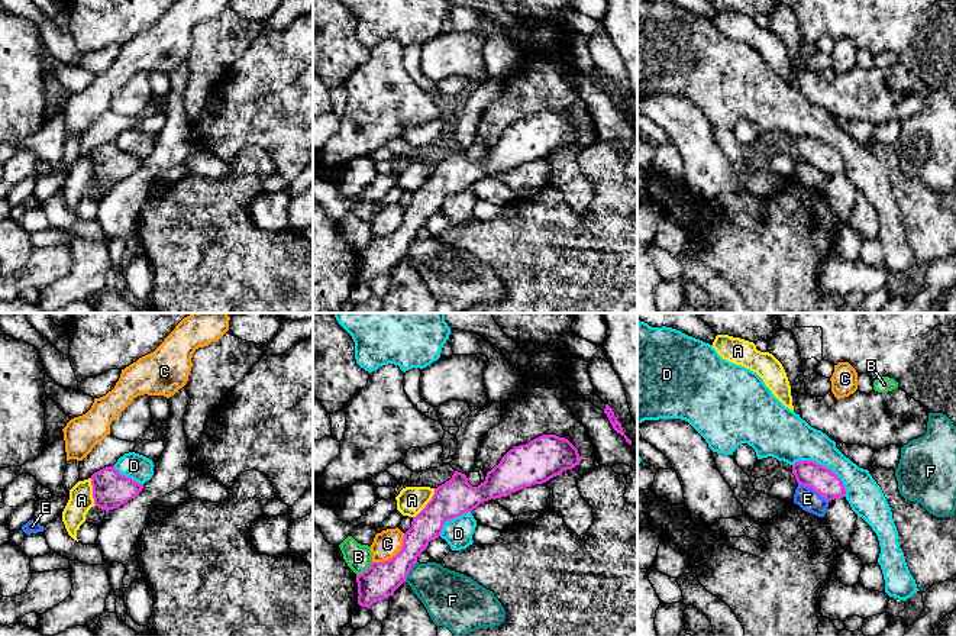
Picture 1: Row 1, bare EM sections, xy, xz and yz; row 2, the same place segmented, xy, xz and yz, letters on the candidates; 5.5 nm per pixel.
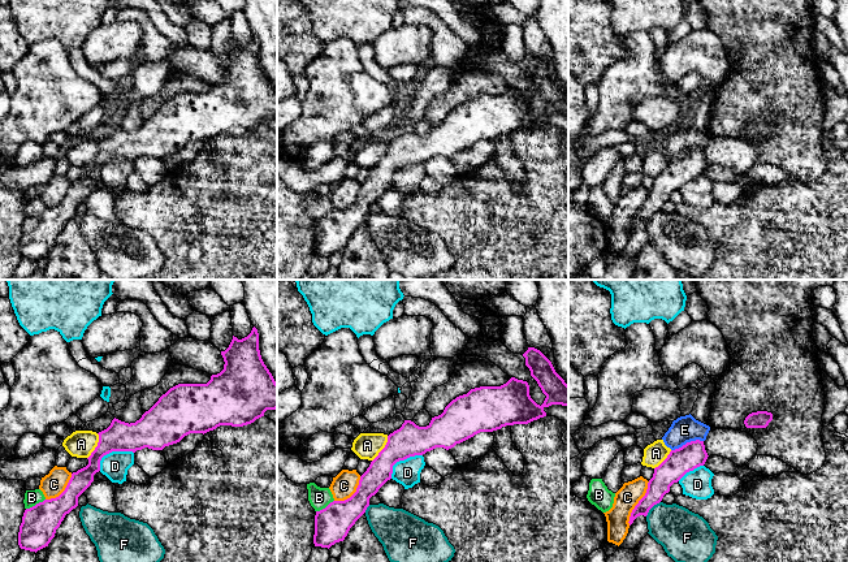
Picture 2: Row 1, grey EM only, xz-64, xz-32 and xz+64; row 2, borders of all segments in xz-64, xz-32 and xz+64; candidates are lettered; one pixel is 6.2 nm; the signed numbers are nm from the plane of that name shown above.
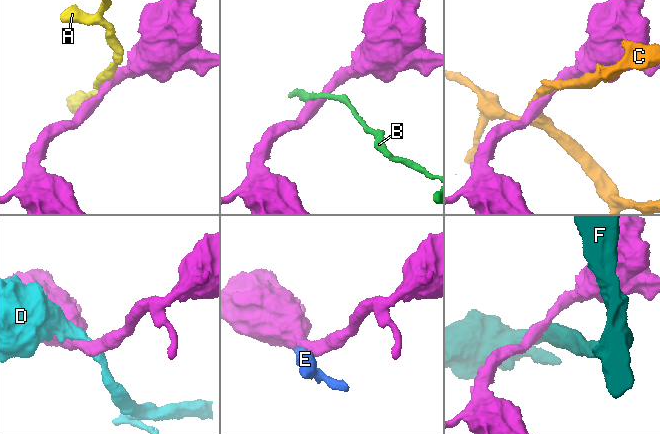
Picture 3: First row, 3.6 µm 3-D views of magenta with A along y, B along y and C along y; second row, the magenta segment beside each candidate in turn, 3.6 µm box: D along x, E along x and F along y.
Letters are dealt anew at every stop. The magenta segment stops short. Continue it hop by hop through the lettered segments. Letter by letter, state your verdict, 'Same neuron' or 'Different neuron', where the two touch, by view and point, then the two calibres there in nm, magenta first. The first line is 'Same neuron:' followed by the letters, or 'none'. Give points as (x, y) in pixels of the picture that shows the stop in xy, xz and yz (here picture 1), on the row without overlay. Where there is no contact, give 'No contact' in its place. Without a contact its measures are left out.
Same neuron: none
A: Different neuron. Touches magenta at xz (428, 178). Thickness 200 nm (magenta) against 160 nm
B: Different neuron. Touches magenta at xz (364, 247). Thickness 200 nm (magenta) against 150 nm
C: Different neuron. Touches magenta at xz (396, 231). Thickness 200 nm (magenta) against 150 nm
D: Different neuron. Touches magenta at yz (824, 142). Thickness 150 nm (magenta) against 260 nm
E: Different neuron. Touches magenta at yz (813, 164). Thickness 150 nm (magenta) against 120 nm
F: Different neuron. Touches magenta at xz (409, 247). Thickness 200 nm (magenta) against 280 nm

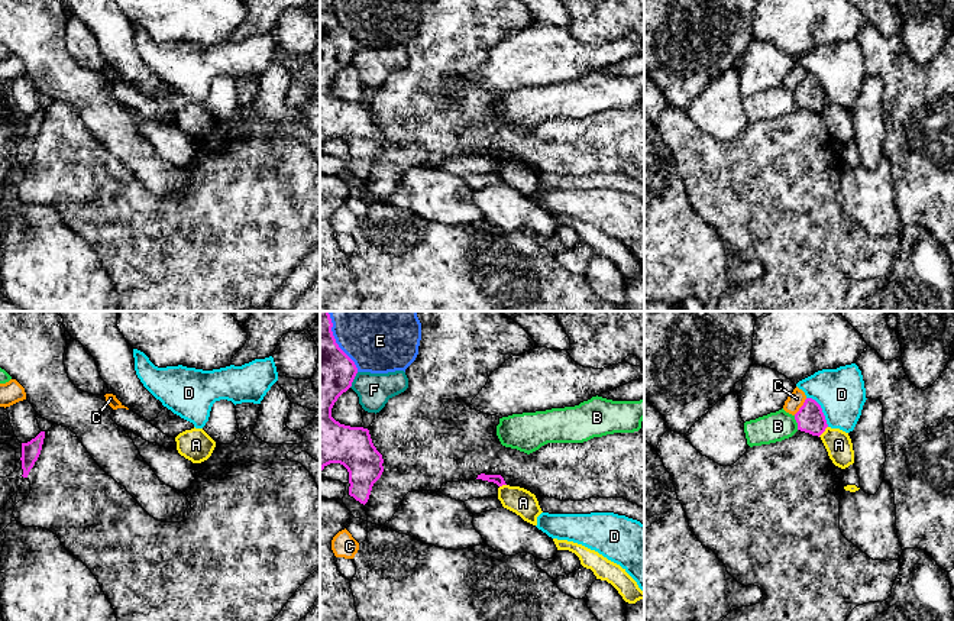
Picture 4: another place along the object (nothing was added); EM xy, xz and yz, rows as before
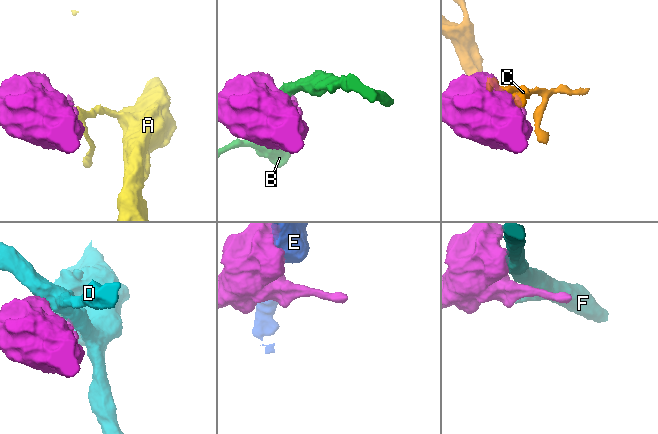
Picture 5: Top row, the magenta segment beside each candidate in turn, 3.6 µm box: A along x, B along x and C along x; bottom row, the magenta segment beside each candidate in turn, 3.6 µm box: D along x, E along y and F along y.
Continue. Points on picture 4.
Same neuron: none
A: Different neuron. Touches magenta at yz (822, 107). Thickness 150 nm (magenta) against 150 nm
B: Different neuron. Touches magenta at yz (796, 97). Thickness 150 nm (magenta) against 160 nm
C: Different neuron. Touches magenta at yz (801, 83). Thickness 150 nm (magenta) against 90 nm
D: Different neuron. Touches magenta at yz (821, 86). Thickness 150 nm (magenta) against 260 nm
E: Different neuron. Touches magenta at xz (339, 23). Thickness 340 nm (magenta) against 280 nm
F: Different neuron. Touches magenta at xz (353, 54). Thickness 340 nm (magenta) against 190 nm

